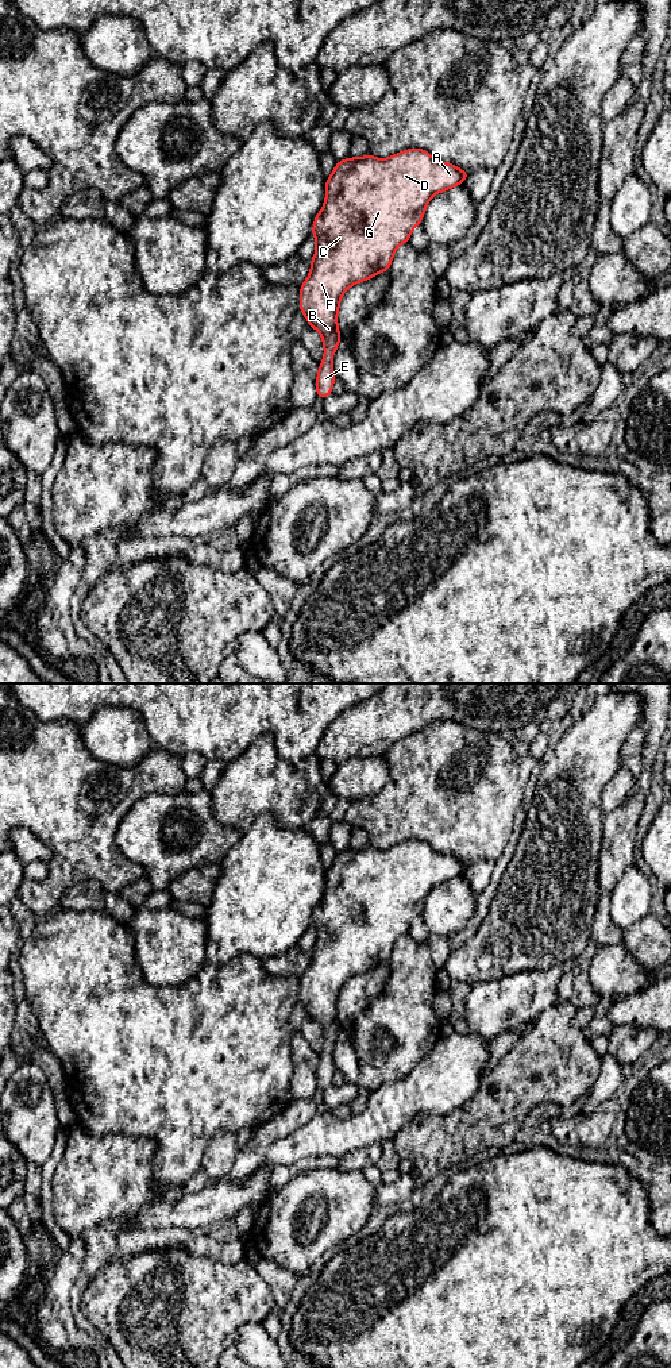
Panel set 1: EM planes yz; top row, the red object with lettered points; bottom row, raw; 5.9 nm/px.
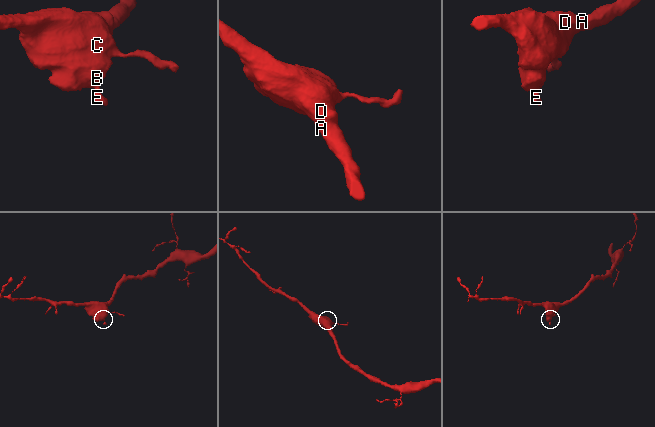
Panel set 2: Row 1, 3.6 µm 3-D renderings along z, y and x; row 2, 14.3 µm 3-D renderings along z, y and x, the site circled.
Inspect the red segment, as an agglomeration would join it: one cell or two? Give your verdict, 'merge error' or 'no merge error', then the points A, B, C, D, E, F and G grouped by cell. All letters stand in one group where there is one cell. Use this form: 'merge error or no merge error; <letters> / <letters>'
no merge error; A B C D E F G

